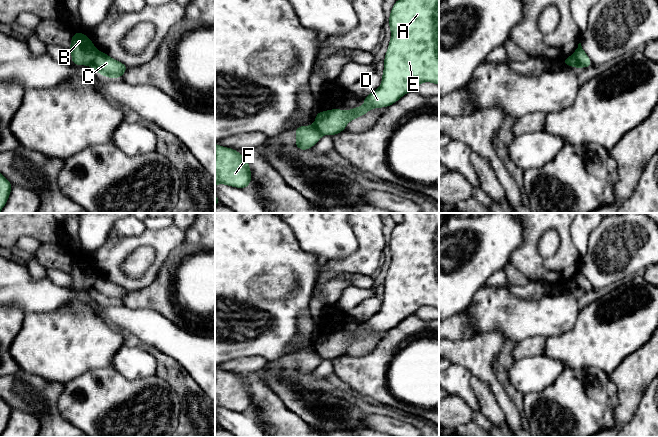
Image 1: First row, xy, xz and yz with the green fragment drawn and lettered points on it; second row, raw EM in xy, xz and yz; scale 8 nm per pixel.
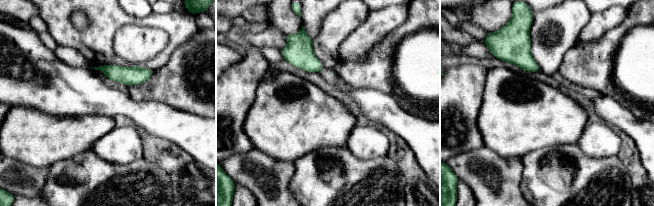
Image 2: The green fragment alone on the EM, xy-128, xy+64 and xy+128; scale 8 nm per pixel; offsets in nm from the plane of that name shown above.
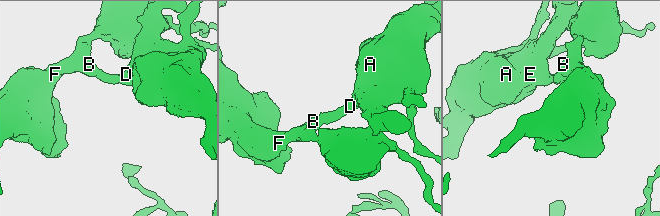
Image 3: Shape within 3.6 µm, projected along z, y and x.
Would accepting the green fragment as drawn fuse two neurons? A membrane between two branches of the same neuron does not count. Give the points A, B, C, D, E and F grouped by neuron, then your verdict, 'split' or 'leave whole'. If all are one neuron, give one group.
groups A C D E / B F; split

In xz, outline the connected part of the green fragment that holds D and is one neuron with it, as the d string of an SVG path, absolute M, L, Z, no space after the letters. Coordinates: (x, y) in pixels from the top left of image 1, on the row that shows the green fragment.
M396 0L389 16L389 26L391 39L384 58L381 85L364 98L362 107L354 107L349 111L332 109L317 112L314 124L322 135L334 136L344 131L350 121L365 115L370 109L389 107L423 82L439 85L439 0Z

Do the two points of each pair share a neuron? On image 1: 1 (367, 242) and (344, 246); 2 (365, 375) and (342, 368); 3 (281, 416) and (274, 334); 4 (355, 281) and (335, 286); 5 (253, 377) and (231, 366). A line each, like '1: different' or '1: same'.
1: different
2: same
3: different
4: same
5: same

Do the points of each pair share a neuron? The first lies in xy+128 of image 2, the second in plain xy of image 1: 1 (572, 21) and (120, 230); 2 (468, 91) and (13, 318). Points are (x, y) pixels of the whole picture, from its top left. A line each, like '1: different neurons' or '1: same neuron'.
1: same neuron
2: same neuron

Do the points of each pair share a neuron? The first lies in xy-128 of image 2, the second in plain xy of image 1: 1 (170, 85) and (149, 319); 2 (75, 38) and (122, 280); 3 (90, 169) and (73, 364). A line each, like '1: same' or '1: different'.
1: different
2: same
3: different

